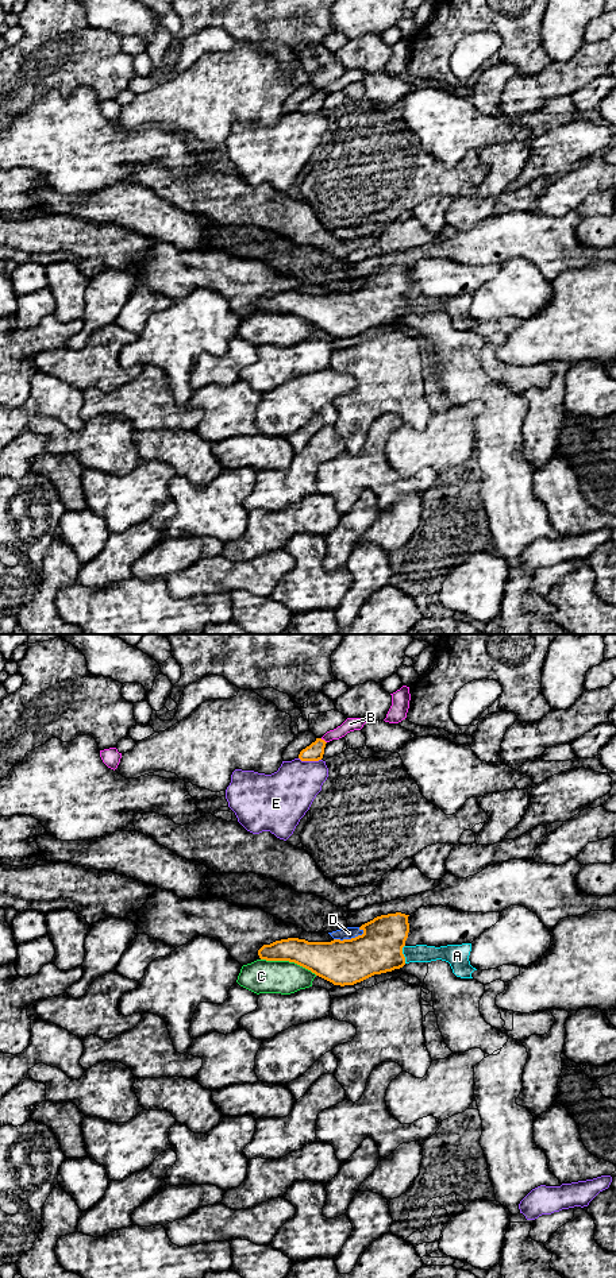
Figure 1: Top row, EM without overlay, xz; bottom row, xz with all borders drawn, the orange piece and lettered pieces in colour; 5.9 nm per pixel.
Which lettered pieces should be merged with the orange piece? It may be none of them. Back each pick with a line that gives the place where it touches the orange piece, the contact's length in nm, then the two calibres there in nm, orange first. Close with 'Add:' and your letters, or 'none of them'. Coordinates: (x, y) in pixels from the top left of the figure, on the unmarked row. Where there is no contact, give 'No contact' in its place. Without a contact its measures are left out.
A: Touches orange at xz (403, 307). Shared border 110 nm. Thickness 280 nm (orange) against 110 nm
Add: A

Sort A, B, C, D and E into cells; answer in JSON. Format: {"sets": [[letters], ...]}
{"sets": [["A"], ["B"], ["C"], ["D"], ["E"]]}

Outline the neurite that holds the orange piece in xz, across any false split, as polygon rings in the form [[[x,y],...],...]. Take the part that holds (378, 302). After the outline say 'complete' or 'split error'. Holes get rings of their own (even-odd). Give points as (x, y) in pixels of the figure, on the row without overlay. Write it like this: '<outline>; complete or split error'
[[[401,265],[377,269],[359,279],[359,282],[363,283],[362,287],[351,291],[308,294],[305,291],[288,290],[276,293],[270,297],[263,297],[258,302],[258,308],[261,312],[266,313],[294,314],[334,337],[340,339],[354,337],[374,327],[400,321],[409,314],[431,314],[436,312],[448,314],[457,329],[473,331],[471,325],[477,321],[473,320],[469,313],[471,296],[447,297],[440,300],[427,297],[407,298],[405,293],[409,285],[408,269],[409,267]]]; split error

